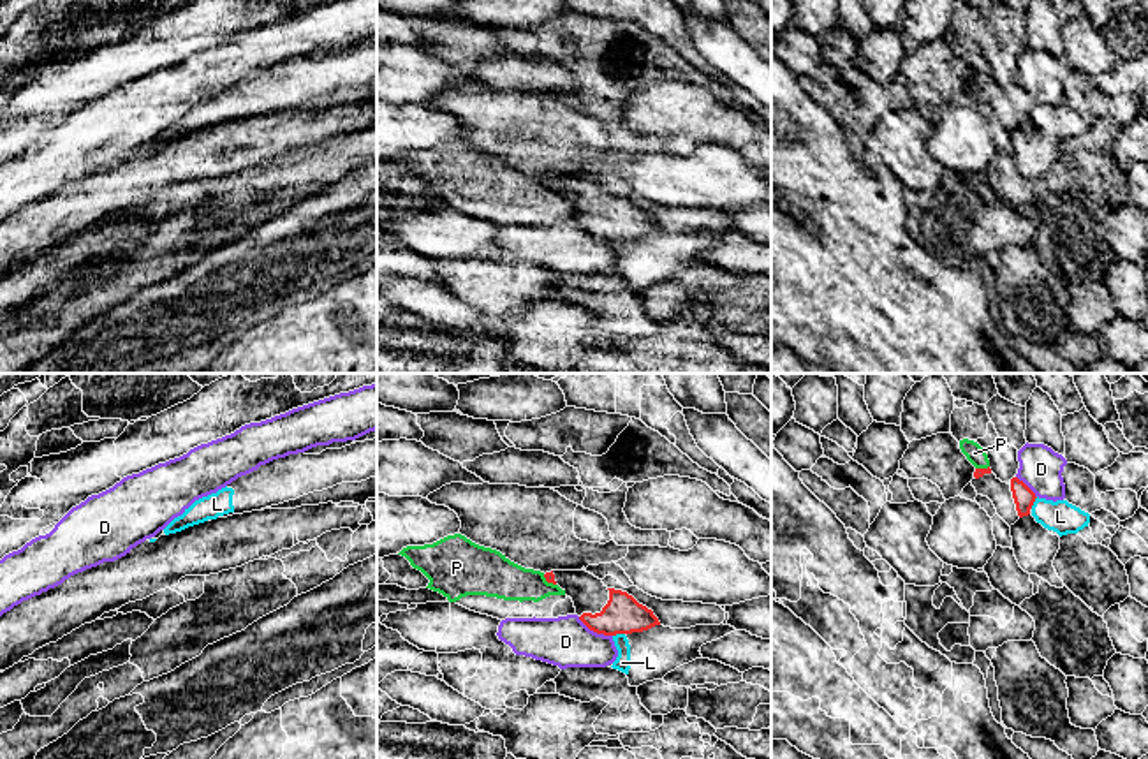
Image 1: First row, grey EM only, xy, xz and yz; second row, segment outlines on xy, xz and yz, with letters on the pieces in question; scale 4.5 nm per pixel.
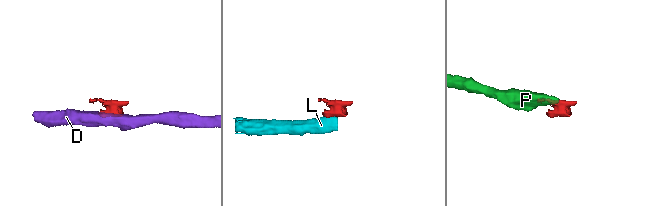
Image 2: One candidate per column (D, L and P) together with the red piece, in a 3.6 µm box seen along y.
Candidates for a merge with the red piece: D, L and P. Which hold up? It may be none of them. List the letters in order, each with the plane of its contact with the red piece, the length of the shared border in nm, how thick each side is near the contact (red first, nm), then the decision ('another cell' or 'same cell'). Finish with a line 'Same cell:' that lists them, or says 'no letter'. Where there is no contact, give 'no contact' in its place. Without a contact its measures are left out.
D: xz | 180 nm | 180/240 nm | another cell
L: xz | 60 nm | 180/70 nm | another cell
P: xz | 80 nm | 50/190 nm | another cell
Same cell: no letter

